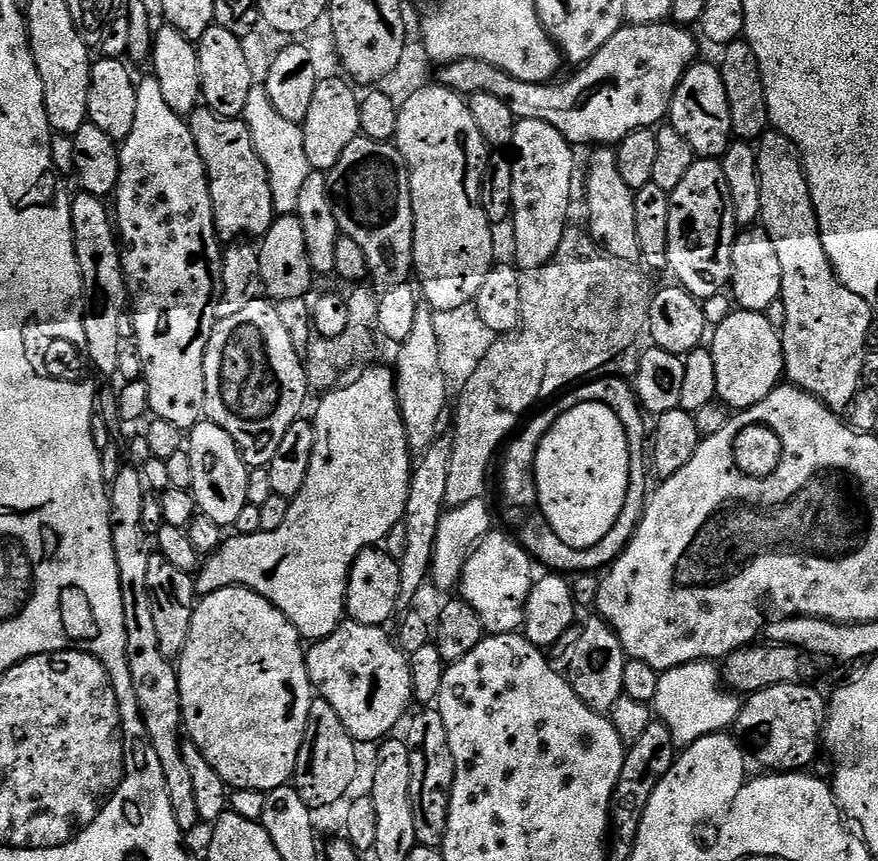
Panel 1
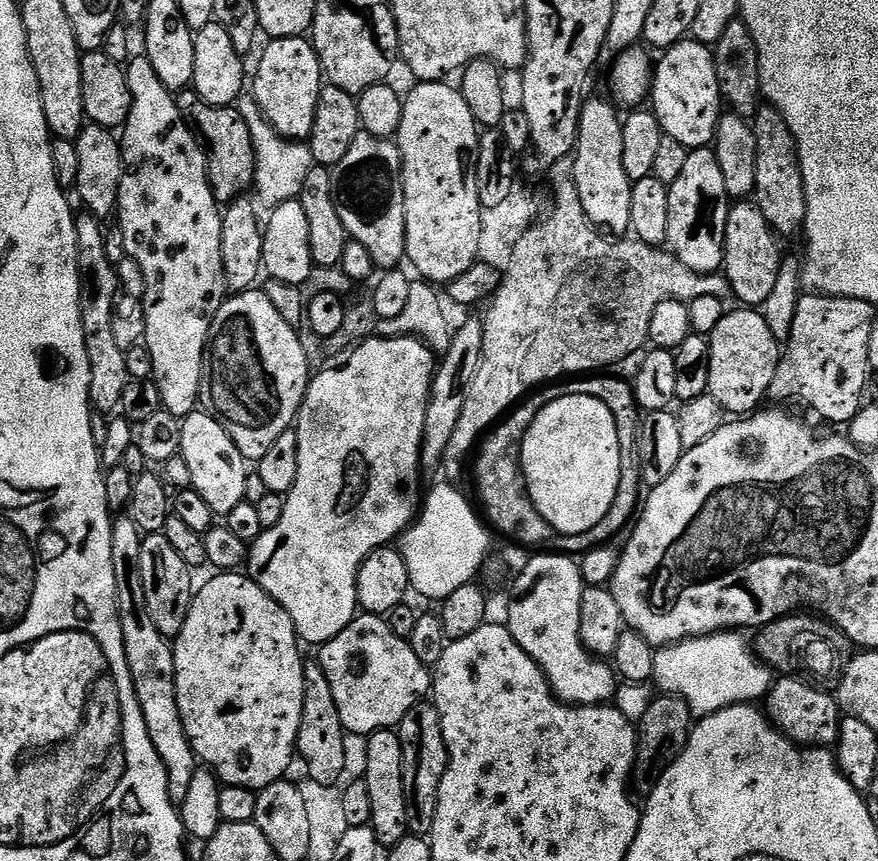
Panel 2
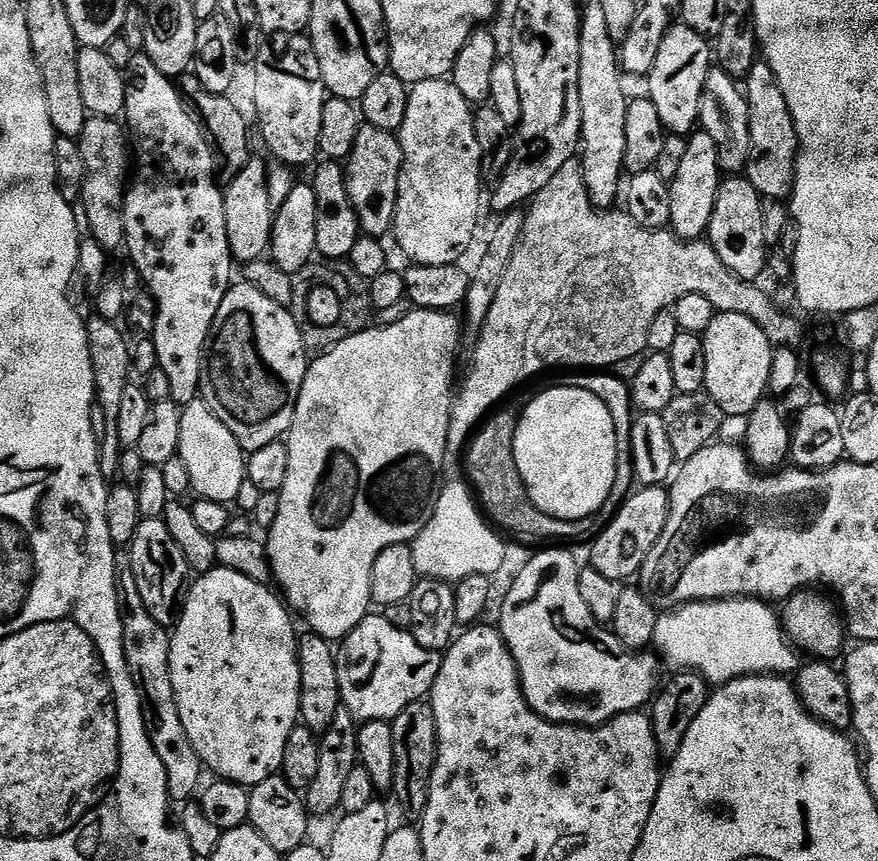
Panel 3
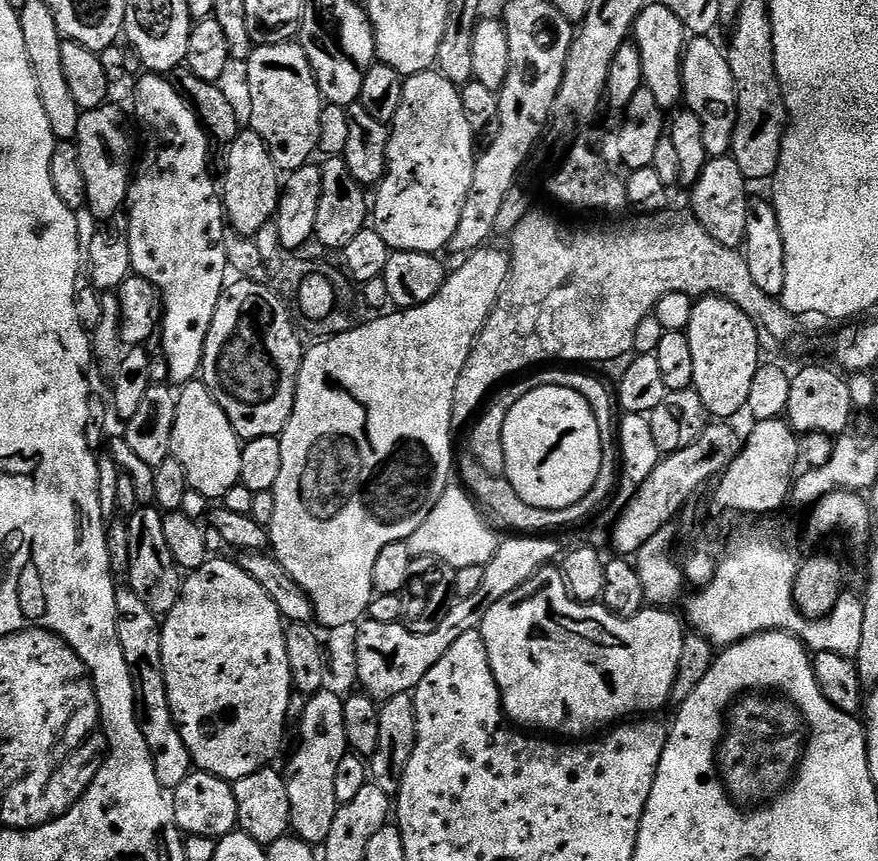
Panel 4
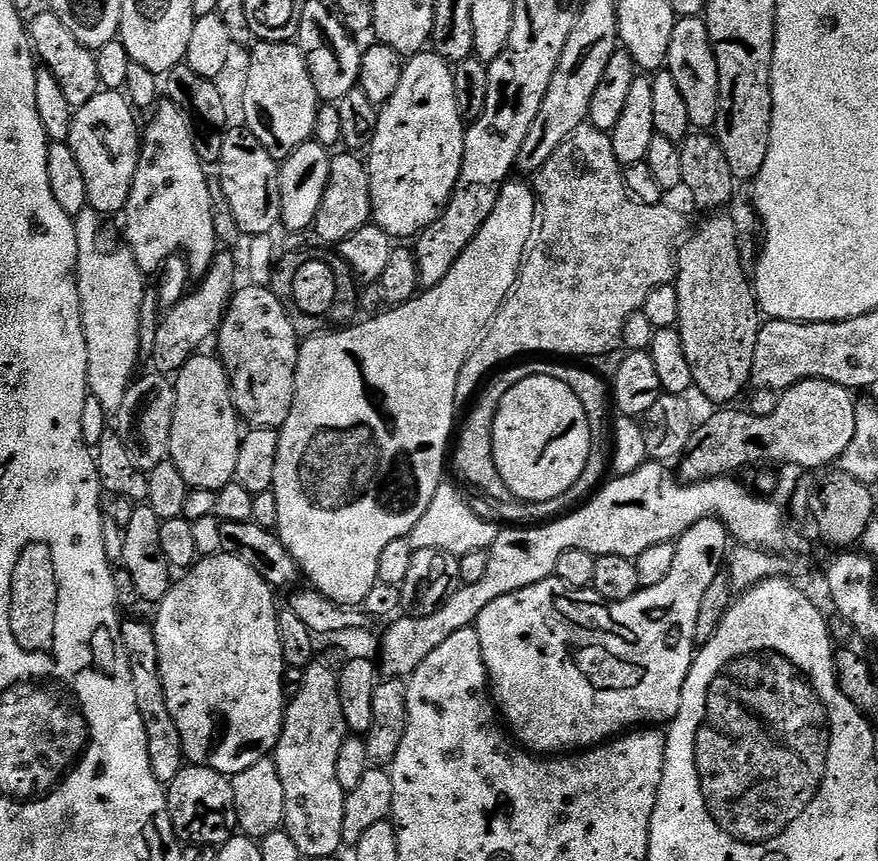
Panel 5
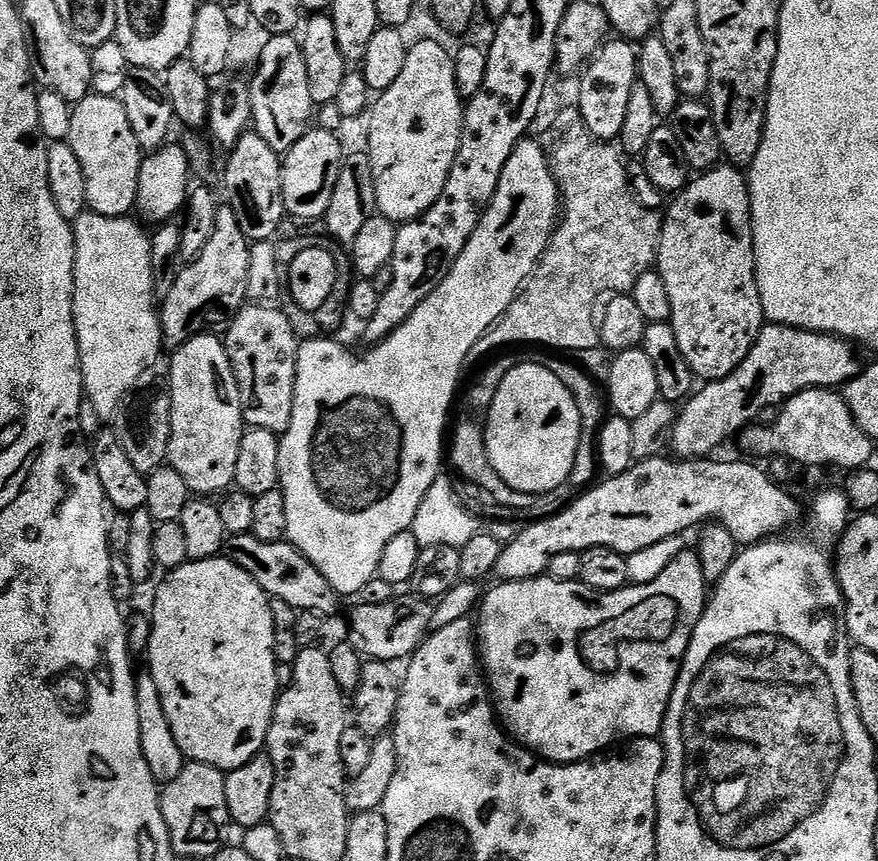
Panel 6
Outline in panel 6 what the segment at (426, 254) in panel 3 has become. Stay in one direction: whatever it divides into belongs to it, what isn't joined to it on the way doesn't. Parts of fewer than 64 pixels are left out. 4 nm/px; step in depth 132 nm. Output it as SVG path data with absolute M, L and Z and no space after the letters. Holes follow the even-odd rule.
M420 40L413 43L406 54L406 66L402 74L386 91L375 97L368 120L368 145L366 151L374 170L376 183L376 212L397 225L409 220L419 220L438 202L446 178L450 178L450 166L458 154L460 135L464 129L465 105L458 94L454 78L454 56L436 40Z

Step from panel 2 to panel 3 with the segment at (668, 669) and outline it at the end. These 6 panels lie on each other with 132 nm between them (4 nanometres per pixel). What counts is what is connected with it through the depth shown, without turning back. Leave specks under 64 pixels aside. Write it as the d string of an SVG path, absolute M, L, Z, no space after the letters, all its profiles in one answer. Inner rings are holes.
M755 598L694 600L665 611L668 613L657 619L652 644L667 667L696 672L712 686L723 686L742 676L792 674L802 660L784 635L777 609L772 608L771 603Z

